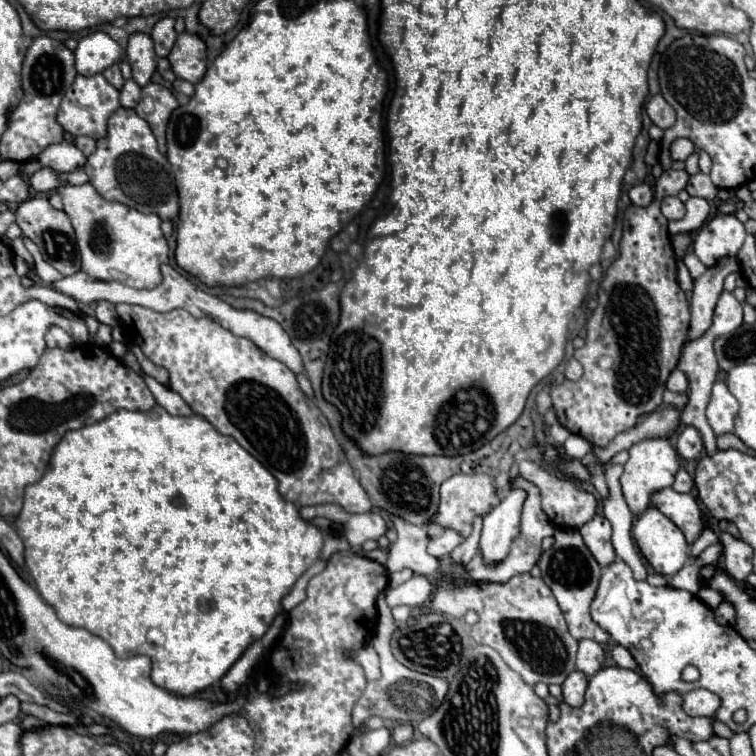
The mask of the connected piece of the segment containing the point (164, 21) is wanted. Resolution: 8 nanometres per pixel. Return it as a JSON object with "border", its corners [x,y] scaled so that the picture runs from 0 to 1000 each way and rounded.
{"border":[[[214,22],[214,25],[204,33],[198,49],[201,49],[201,54],[204,54],[206,73],[209,73],[209,75],[222,75],[222,73],[225,73],[225,65],[230,62],[230,54],[233,54],[230,25],[228,25],[228,22]]]}

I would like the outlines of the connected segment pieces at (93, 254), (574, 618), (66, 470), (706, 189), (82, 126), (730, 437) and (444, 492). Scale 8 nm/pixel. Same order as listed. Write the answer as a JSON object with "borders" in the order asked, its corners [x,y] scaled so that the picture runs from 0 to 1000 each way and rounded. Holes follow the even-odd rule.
{"borders":[[[[119,242],[82,245],[71,250],[71,255],[82,261],[85,282],[93,287],[101,306],[111,361],[135,372],[159,372],[180,382],[201,382],[212,374],[212,351],[222,348],[222,324],[212,306],[209,284],[140,266]]],[[[735,700],[733,702],[733,721],[730,721],[730,726],[725,726],[714,734],[712,750],[717,755],[717,766],[730,779],[730,784],[733,784],[733,790],[735,790],[735,795],[746,811],[746,819],[751,824],[757,843],[765,848],[767,845],[783,845],[791,851],[804,851],[807,837],[802,837],[780,816],[780,798],[786,792],[788,776],[791,776],[791,769],[796,761],[796,750],[788,745],[786,734],[772,721],[765,700]]],[[[212,536],[190,546],[156,541],[135,557],[101,570],[90,570],[74,589],[58,631],[50,639],[34,644],[32,671],[21,687],[21,700],[26,713],[32,716],[32,739],[48,771],[48,779],[53,782],[58,795],[74,806],[74,813],[87,827],[111,829],[119,837],[140,845],[156,869],[167,869],[167,864],[185,864],[198,869],[204,906],[241,922],[259,919],[272,909],[288,903],[291,896],[307,882],[307,877],[325,861],[325,856],[352,837],[360,819],[373,808],[373,790],[418,742],[418,731],[423,734],[429,713],[429,708],[415,694],[397,684],[394,673],[386,665],[370,657],[368,636],[360,631],[360,626],[325,594],[320,594],[307,578],[288,573],[265,549],[230,552]],[[201,829],[212,832],[220,840],[220,848],[193,843],[196,832]]],[[[921,229],[918,234],[913,234],[913,239],[907,245],[907,253],[915,261],[929,261],[929,263],[937,263],[937,266],[950,258],[950,247],[931,229]]],[[[101,99],[98,110],[93,112],[93,118],[87,120],[79,144],[74,149],[74,160],[85,168],[85,173],[95,176],[95,179],[111,179],[111,181],[122,181],[122,184],[132,184],[140,179],[140,160],[143,155],[156,144],[159,139],[159,120],[153,115],[148,115],[135,99]]],[[[958,573],[958,575],[952,575],[950,578],[950,594],[976,594],[976,597],[981,597],[981,599],[992,599],[992,602],[997,602],[997,597],[995,594],[989,594],[971,573]]],[[[601,628],[593,636],[585,639],[582,647],[582,676],[579,681],[571,687],[571,692],[582,694],[582,697],[595,697],[608,702],[614,710],[619,710],[624,705],[624,689],[630,681],[643,681],[651,671],[656,671],[659,665],[659,655],[656,655],[656,644],[653,644],[653,634],[646,628]]]]}

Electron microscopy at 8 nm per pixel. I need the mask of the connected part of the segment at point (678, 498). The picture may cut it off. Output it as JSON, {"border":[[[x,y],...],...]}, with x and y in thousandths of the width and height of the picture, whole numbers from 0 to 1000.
{"border":[[[881,644],[862,655],[862,668],[868,668],[905,705],[910,721],[915,721],[931,702],[929,676],[915,655],[894,652],[889,644]]]}

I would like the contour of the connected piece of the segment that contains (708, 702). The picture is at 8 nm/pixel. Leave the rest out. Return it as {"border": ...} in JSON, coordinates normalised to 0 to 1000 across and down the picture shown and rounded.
{"border":[[[918,911],[918,914],[910,914],[905,922],[905,930],[902,930],[902,938],[910,943],[910,946],[929,946],[929,948],[942,948],[947,943],[947,938],[952,935],[952,925],[934,914],[934,911]]]}

